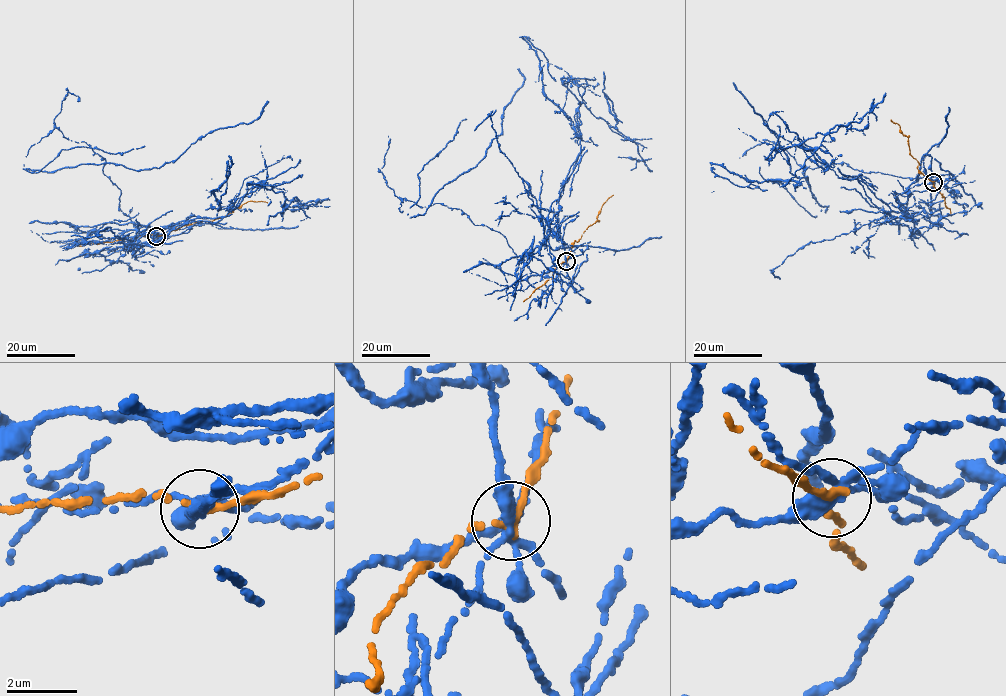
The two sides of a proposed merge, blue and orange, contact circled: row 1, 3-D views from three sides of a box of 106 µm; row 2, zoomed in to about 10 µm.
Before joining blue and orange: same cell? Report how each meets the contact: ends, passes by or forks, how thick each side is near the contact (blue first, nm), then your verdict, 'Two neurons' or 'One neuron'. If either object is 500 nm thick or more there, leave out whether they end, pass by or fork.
At the ring blue forks. At the ring orange ends. Thickness 300 nm (blue) against 320 nm. Two neurons

